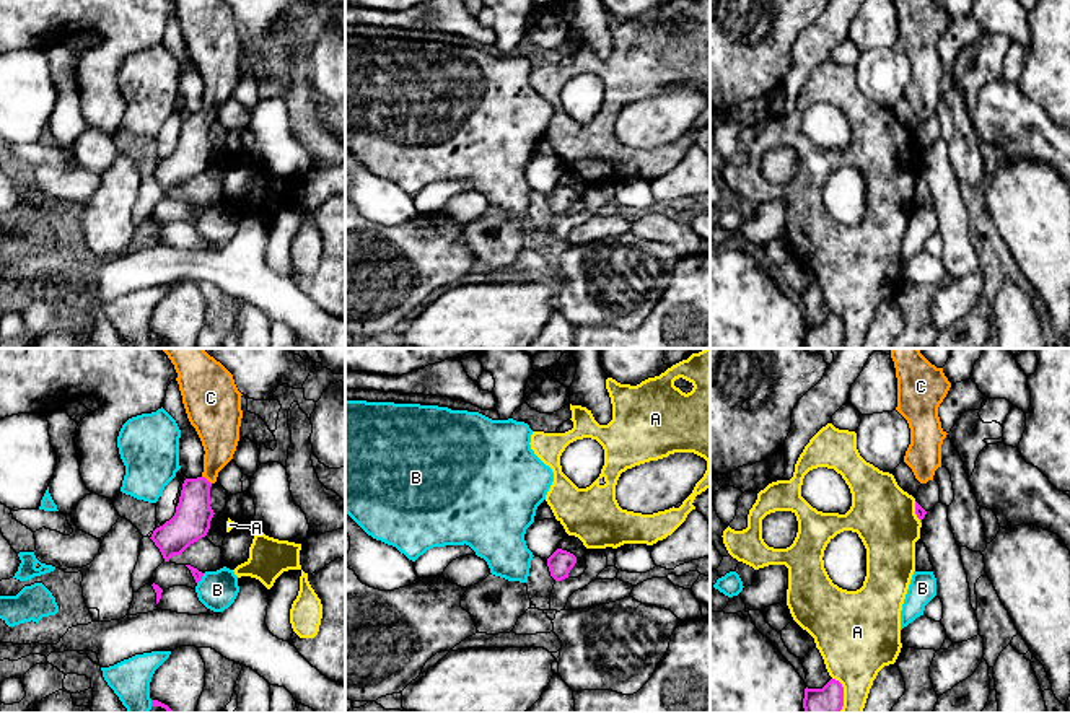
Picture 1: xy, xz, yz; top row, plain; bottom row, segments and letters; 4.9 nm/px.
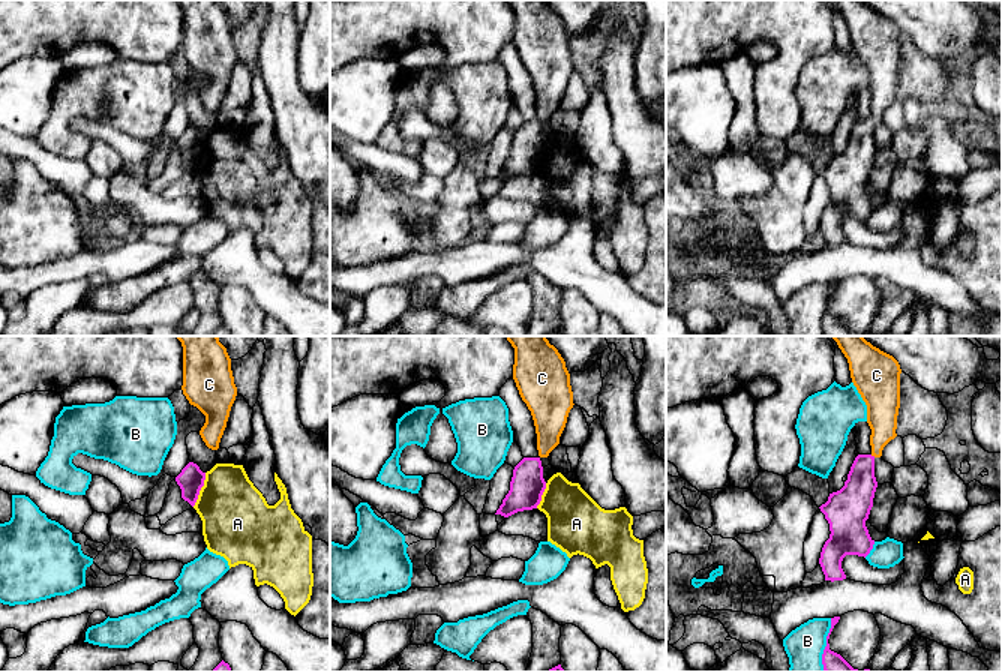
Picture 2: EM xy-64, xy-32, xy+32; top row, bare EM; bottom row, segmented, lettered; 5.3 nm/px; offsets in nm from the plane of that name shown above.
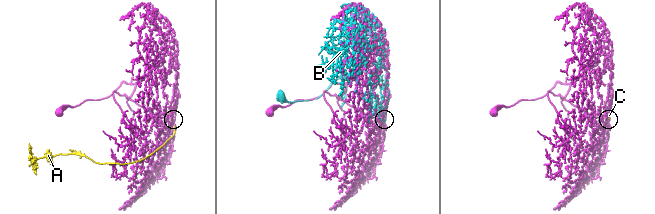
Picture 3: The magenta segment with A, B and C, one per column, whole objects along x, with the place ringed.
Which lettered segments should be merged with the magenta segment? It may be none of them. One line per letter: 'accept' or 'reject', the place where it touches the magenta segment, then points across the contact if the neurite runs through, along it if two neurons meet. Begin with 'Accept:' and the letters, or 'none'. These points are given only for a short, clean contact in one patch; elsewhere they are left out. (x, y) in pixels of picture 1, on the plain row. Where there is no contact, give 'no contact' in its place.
Accept: C
A: reject; meets magenta in yz at (842, 329)
B: reject; meets magenta in xy at (201, 214)
C: accept; meets magenta in xy at (207, 116); runs through xy (191, 157), (196, 127), (207, 116), (219, 88), (219, 67)

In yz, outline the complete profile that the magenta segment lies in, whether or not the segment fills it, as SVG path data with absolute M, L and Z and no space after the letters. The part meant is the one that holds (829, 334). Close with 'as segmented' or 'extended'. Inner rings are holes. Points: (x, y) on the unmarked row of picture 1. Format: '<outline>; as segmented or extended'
M831 314L822 324L805 324L805 348L839 348L844 342L844 322Z; as segmented

